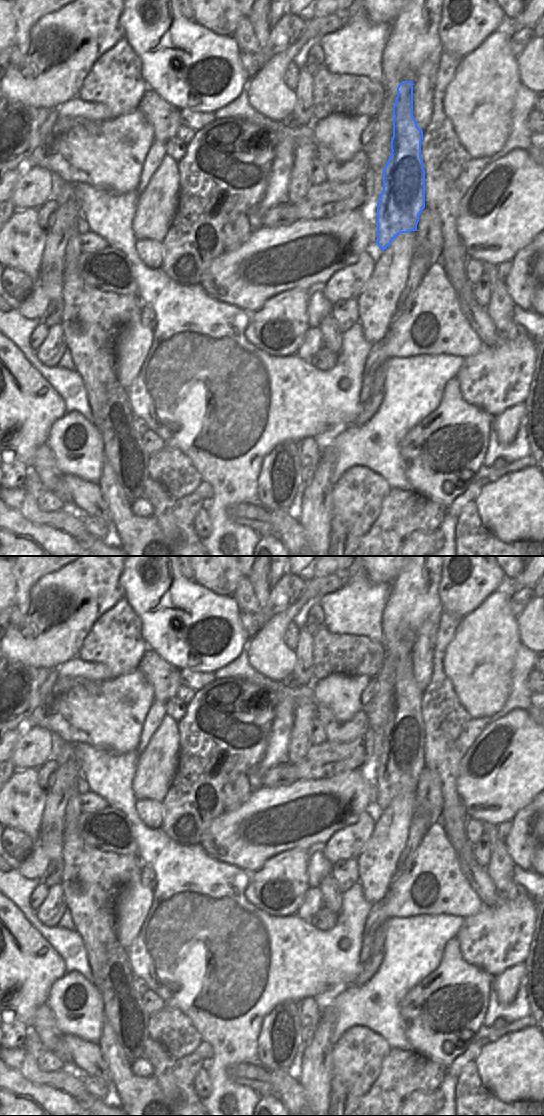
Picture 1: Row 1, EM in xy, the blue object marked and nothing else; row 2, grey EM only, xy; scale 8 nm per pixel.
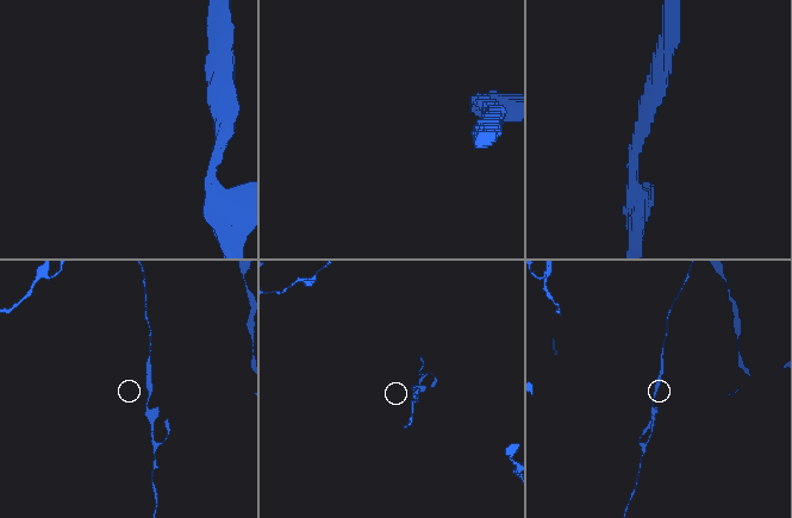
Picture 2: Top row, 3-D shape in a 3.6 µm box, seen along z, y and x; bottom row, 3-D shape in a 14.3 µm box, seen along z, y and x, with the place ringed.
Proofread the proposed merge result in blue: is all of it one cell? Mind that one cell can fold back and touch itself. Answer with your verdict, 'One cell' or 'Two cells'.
Two cells

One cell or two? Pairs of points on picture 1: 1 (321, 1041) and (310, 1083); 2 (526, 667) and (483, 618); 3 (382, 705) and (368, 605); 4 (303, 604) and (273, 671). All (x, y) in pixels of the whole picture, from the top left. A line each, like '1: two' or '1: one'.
1: one
2: two
3: two
4: one

